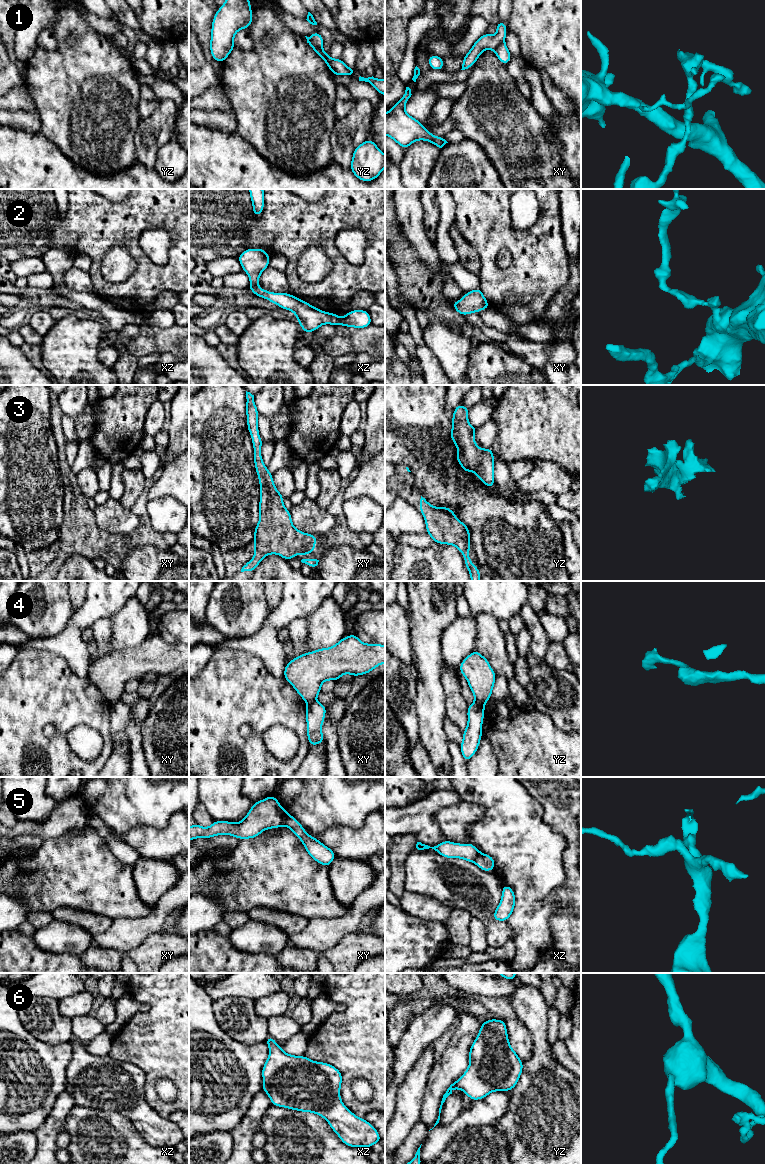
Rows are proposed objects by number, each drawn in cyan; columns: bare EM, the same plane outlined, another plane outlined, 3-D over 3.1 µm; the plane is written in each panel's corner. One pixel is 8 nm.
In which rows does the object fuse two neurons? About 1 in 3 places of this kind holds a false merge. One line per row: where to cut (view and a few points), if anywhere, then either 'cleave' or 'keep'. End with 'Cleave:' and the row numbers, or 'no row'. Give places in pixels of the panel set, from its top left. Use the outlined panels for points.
1: cut in yz along (309, 37), (315, 46), (321, 48); cleave
2: no cut; keep
3: no cut; keep
4: cut in yz along (475, 700), (483, 705); cleave
5: cut in xy along (280, 807), (282, 824); cleave
6: no cut; keep
Cleave: 1, 4, 5

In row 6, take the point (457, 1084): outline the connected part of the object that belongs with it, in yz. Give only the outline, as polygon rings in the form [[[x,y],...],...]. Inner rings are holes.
[[[490,1019],[490,1020],[486,1020],[485,1022],[482,1023],[481,1028],[479,1030],[479,1034],[478,1034],[477,1038],[474,1040],[473,1044],[470,1047],[469,1061],[470,1061],[469,1067],[467,1068],[465,1073],[462,1075],[462,1077],[460,1079],[456,1080],[453,1084],[451,1084],[450,1087],[447,1089],[446,1093],[443,1095],[441,1105],[440,1105],[440,1108],[439,1108],[439,1116],[438,1116],[438,1119],[437,1119],[434,1127],[439,1123],[442,1105],[445,1102],[446,1098],[450,1094],[452,1094],[453,1089],[462,1089],[471,1100],[483,1099],[488,1094],[490,1094],[492,1091],[511,1091],[516,1086],[516,1084],[517,1084],[517,1082],[519,1080],[519,1077],[520,1077],[520,1075],[522,1073],[522,1070],[523,1070],[523,1062],[520,1060],[520,1058],[518,1057],[516,1052],[510,1046],[510,1043],[509,1043],[509,1040],[508,1040],[508,1034],[507,1034],[507,1030],[506,1030],[506,1023],[503,1020]],[[430,1129],[430,1130],[432,1130],[432,1129]]]

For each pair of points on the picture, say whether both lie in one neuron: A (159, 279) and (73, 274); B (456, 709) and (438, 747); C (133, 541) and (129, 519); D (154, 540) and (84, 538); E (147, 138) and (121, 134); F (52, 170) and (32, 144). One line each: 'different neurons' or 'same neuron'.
A: different neurons
B: different neurons
C: same neuron
D: same neuron
E: different neurons
F: same neuron

